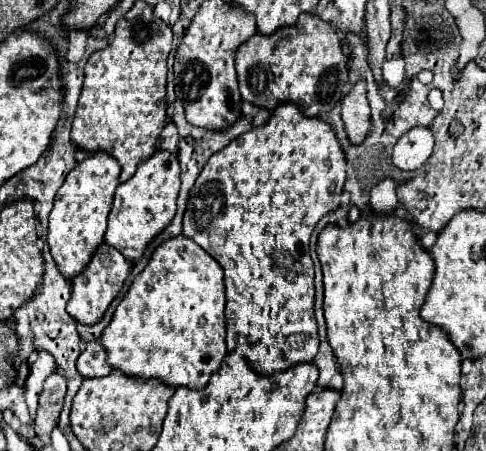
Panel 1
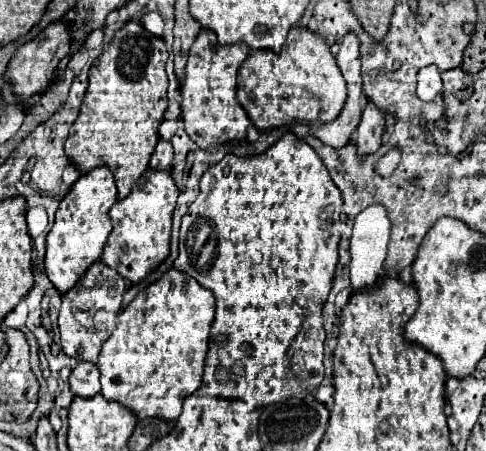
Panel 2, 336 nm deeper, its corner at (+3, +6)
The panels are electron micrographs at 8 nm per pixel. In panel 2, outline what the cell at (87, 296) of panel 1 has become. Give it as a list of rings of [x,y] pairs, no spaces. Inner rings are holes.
[[[94,262],[86,270],[86,274],[74,284],[74,288],[62,294],[62,310],[60,310],[58,326],[62,336],[62,350],[68,356],[76,360],[96,362],[102,342],[116,328],[116,314],[122,306],[122,296],[126,286],[128,286],[126,280],[118,272],[108,268],[104,262]]]

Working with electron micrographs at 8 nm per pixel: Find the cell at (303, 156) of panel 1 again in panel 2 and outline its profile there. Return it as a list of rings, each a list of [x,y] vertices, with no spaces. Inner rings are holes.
[[[284,134],[274,146],[258,156],[234,156],[226,154],[210,172],[204,172],[200,178],[200,192],[196,200],[190,204],[188,212],[182,216],[182,230],[180,230],[180,254],[174,262],[176,268],[182,268],[190,276],[194,276],[204,288],[212,290],[216,296],[216,318],[210,330],[210,348],[206,356],[206,368],[202,382],[206,386],[218,386],[220,396],[236,398],[246,402],[250,408],[260,408],[268,404],[276,404],[278,400],[286,398],[304,398],[312,390],[316,390],[324,378],[324,340],[326,332],[322,328],[322,304],[330,292],[332,274],[338,262],[338,242],[340,242],[340,210],[342,210],[342,196],[336,184],[332,182],[326,166],[318,158],[312,146],[304,140],[298,140],[296,134]]]

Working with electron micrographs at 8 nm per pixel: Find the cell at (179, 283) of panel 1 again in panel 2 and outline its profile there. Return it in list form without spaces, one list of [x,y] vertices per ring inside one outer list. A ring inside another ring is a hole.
[[[170,268],[162,274],[160,280],[150,284],[146,290],[138,292],[136,298],[118,314],[116,330],[104,342],[102,352],[98,356],[101,390],[98,394],[106,400],[116,400],[130,410],[138,418],[158,416],[164,420],[176,420],[182,412],[184,400],[202,386],[204,362],[208,354],[208,334],[214,322],[214,294],[200,286],[192,276],[178,268]]]

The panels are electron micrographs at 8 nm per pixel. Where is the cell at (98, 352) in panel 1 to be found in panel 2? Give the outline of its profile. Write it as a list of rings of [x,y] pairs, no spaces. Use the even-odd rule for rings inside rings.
[[[78,362],[76,368],[70,374],[70,388],[74,392],[74,396],[96,396],[100,392],[100,380],[98,380],[100,372],[96,368],[96,364],[90,362]]]

